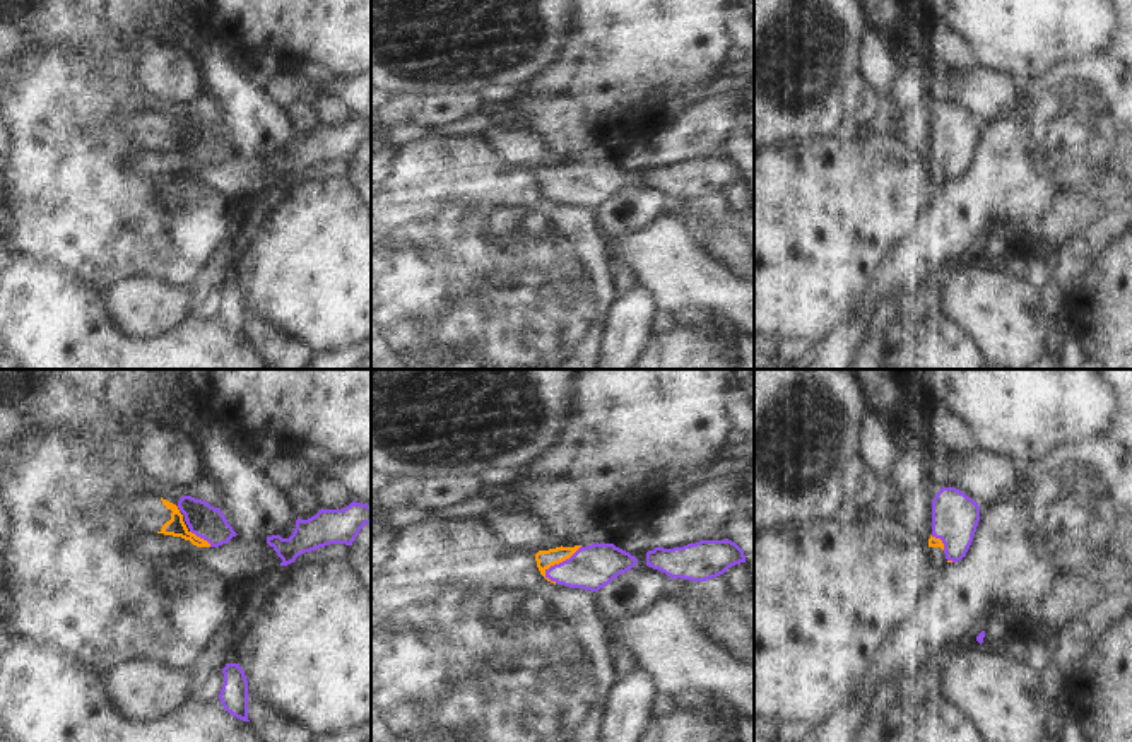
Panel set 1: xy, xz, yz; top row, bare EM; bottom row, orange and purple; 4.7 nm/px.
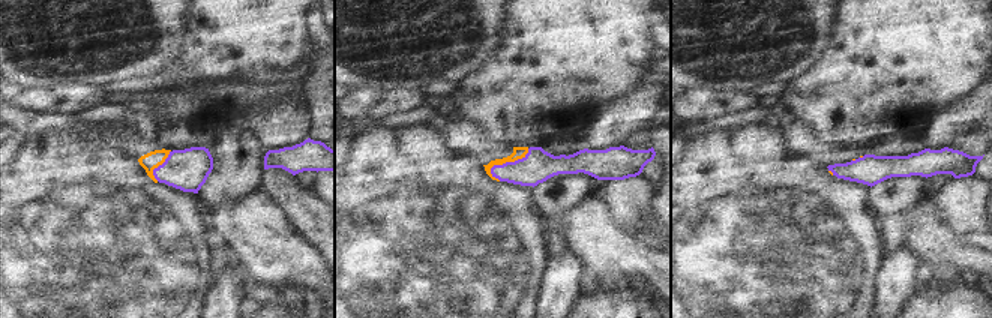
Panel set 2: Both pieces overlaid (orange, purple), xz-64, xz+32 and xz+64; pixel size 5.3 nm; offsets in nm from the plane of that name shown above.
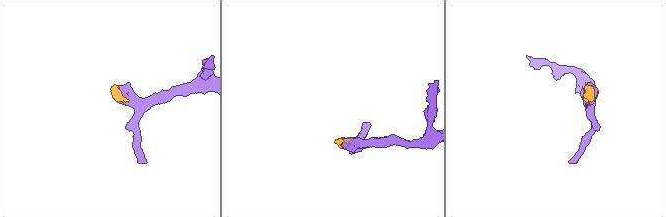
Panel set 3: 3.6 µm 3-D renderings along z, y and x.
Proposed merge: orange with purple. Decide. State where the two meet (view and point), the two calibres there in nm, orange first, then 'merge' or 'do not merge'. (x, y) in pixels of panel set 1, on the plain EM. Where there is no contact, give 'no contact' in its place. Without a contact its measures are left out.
meets orange in xz at (560, 178); 80 nm thick on the orange side, 200 nm on the other; merge

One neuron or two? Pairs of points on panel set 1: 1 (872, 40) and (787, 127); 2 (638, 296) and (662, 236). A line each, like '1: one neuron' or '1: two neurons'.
1: two neurons
2: two neurons

